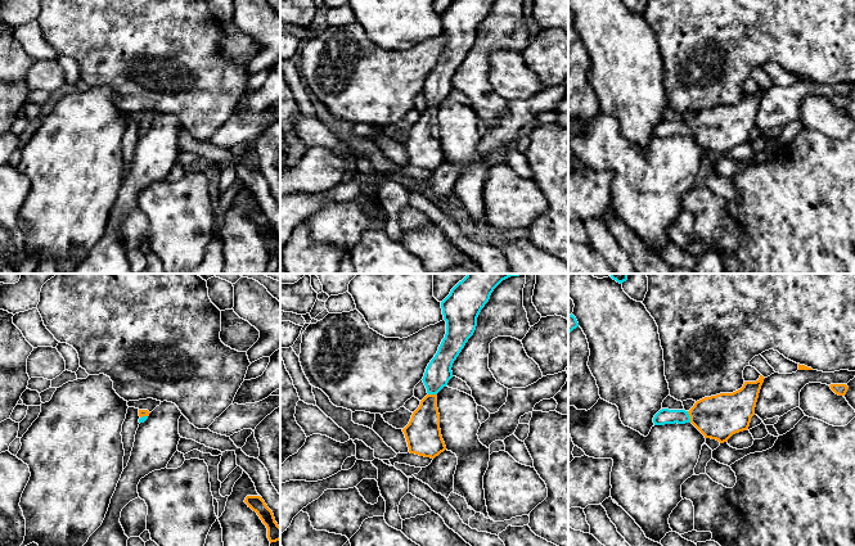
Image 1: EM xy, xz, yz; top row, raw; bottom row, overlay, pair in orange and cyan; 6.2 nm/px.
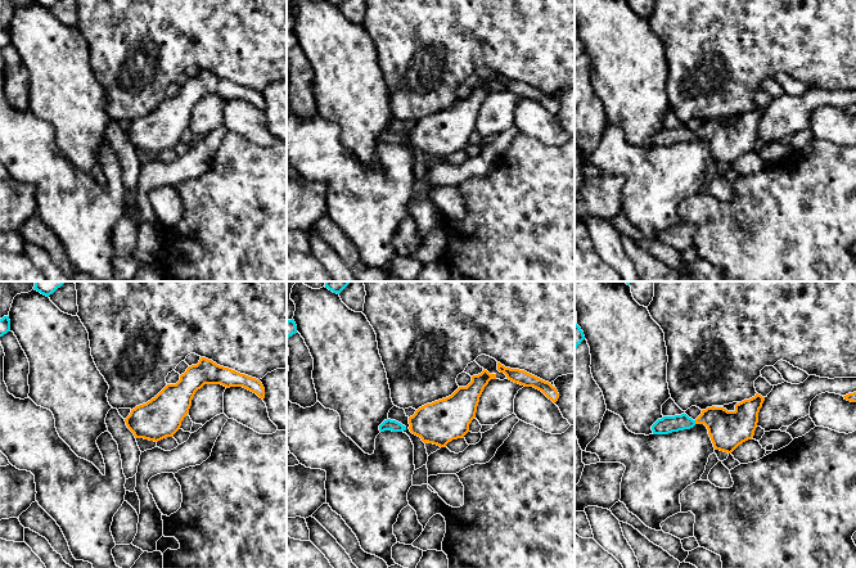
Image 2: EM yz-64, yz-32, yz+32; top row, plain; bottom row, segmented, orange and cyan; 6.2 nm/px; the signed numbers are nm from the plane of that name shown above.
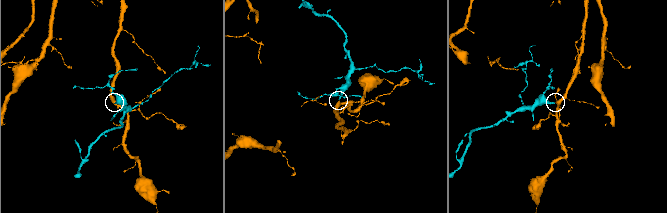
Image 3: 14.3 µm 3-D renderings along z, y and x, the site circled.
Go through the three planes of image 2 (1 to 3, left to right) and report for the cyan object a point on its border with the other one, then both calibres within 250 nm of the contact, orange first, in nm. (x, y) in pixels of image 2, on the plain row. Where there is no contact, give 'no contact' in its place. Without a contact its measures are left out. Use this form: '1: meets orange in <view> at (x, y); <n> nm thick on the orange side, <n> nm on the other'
1: no contact
2: no contact
3: meets orange in yz+32 at (695, 134); 240 nm thick on the orange side, 110 nm on the other

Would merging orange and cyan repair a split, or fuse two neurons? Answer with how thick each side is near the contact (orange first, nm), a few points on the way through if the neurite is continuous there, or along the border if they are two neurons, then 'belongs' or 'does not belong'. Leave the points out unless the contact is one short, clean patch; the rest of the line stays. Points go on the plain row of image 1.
280/100 nm | across yz (719, 129), (689, 127), (664, 129) | belongs

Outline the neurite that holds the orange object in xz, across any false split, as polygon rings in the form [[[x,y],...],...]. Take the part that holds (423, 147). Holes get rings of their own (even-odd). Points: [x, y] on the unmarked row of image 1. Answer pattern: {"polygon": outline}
{"polygon": [[[453,0],[441,14],[446,46],[422,91],[428,107],[402,141],[410,166],[435,171],[446,162],[440,141],[437,105],[453,90],[453,76],[473,48],[477,30],[494,1]]]}

